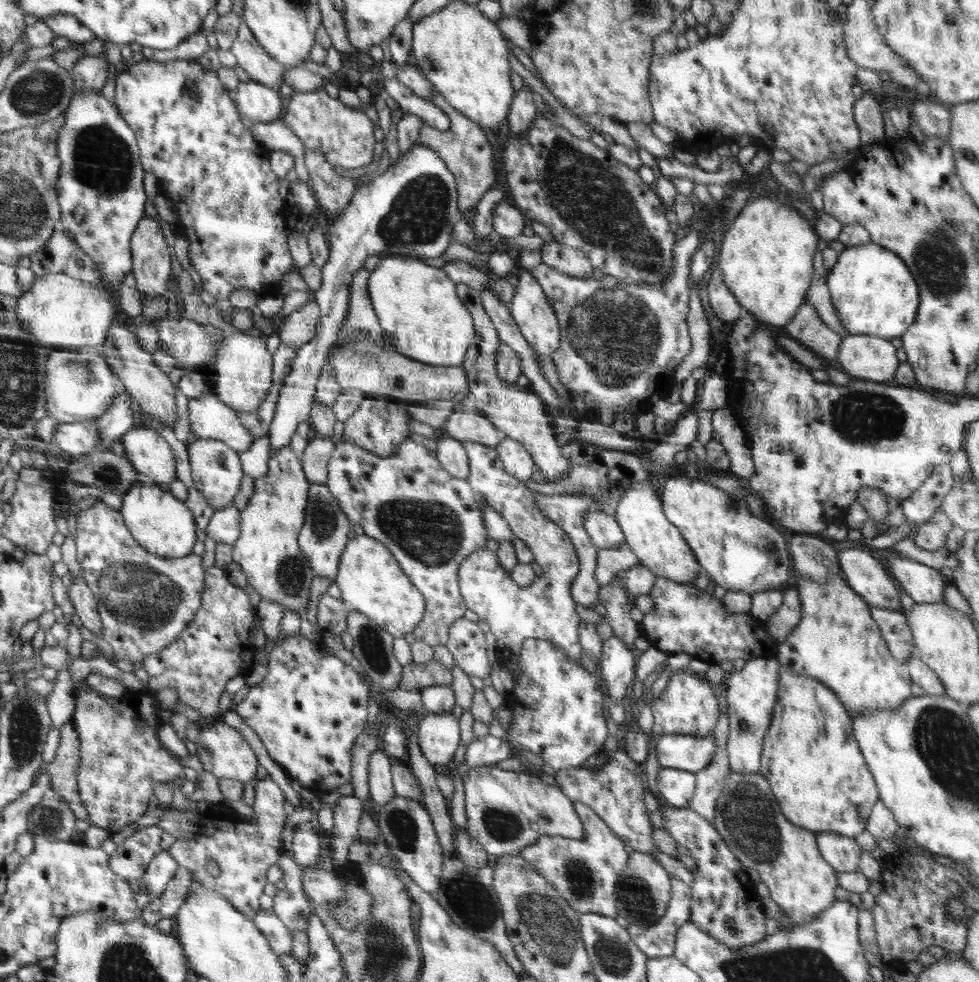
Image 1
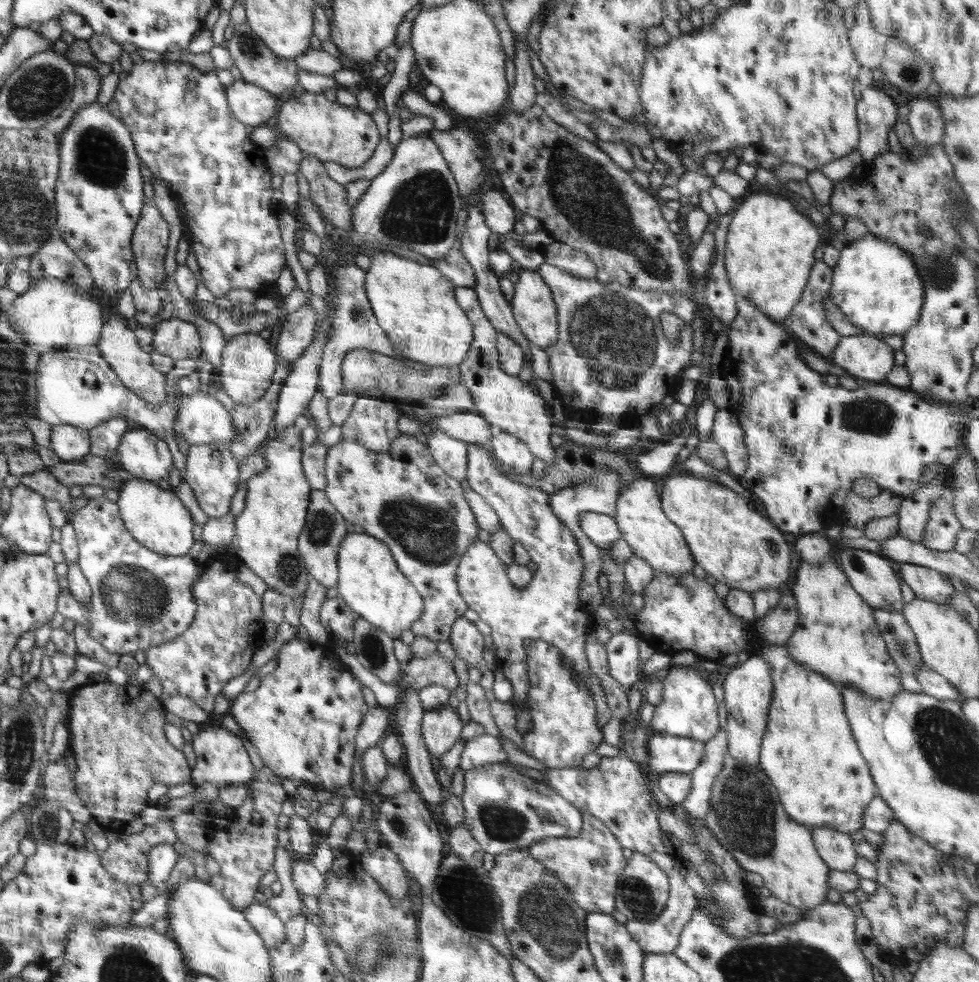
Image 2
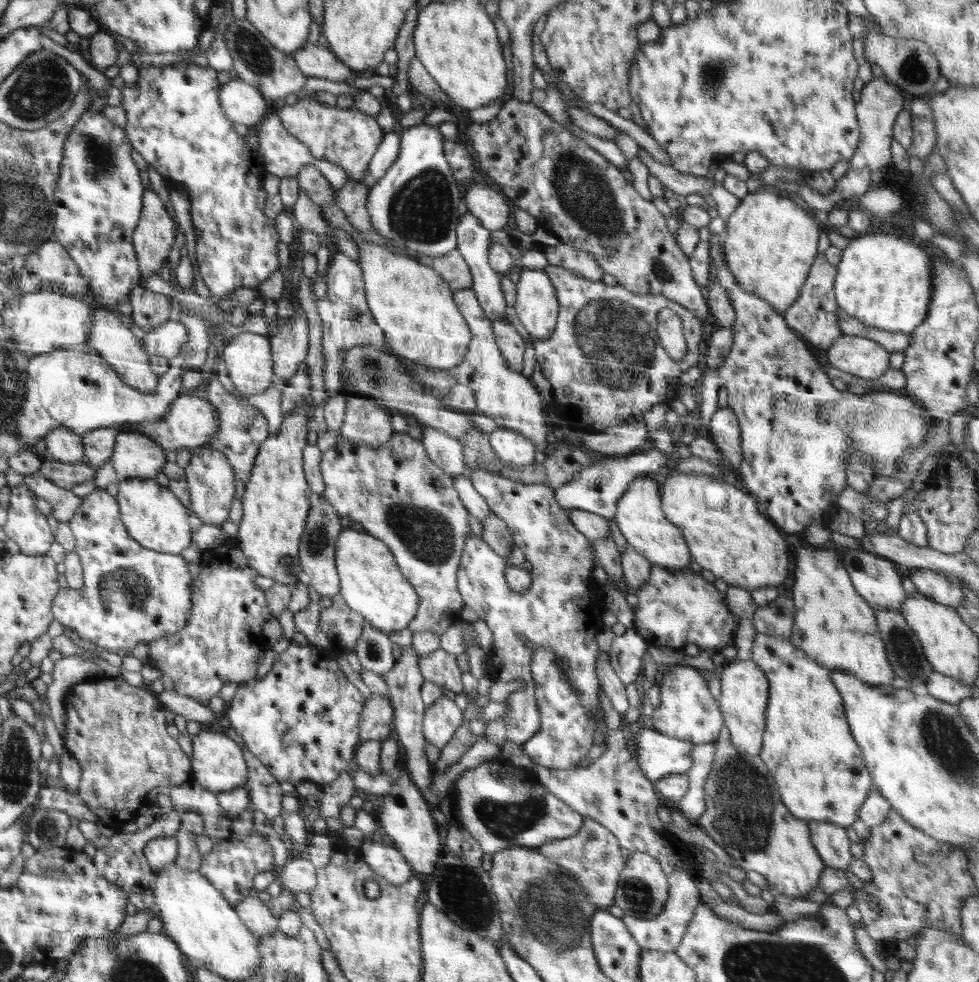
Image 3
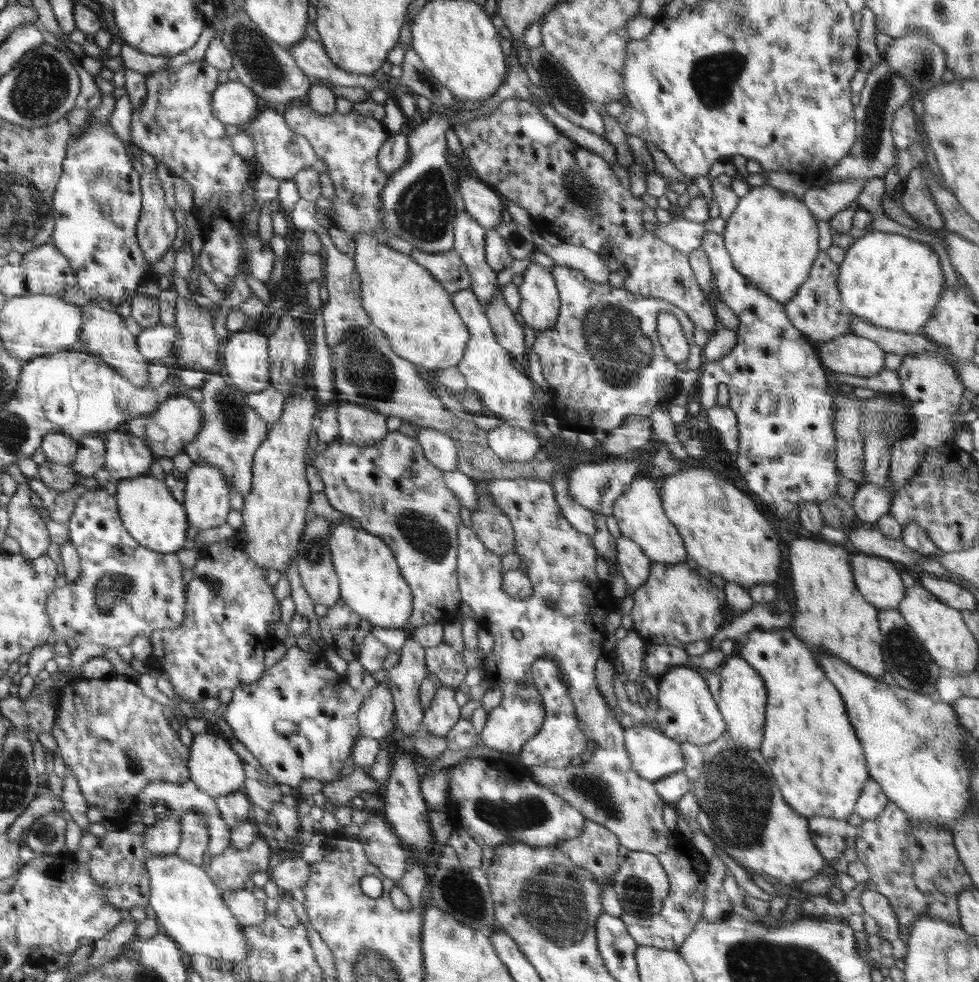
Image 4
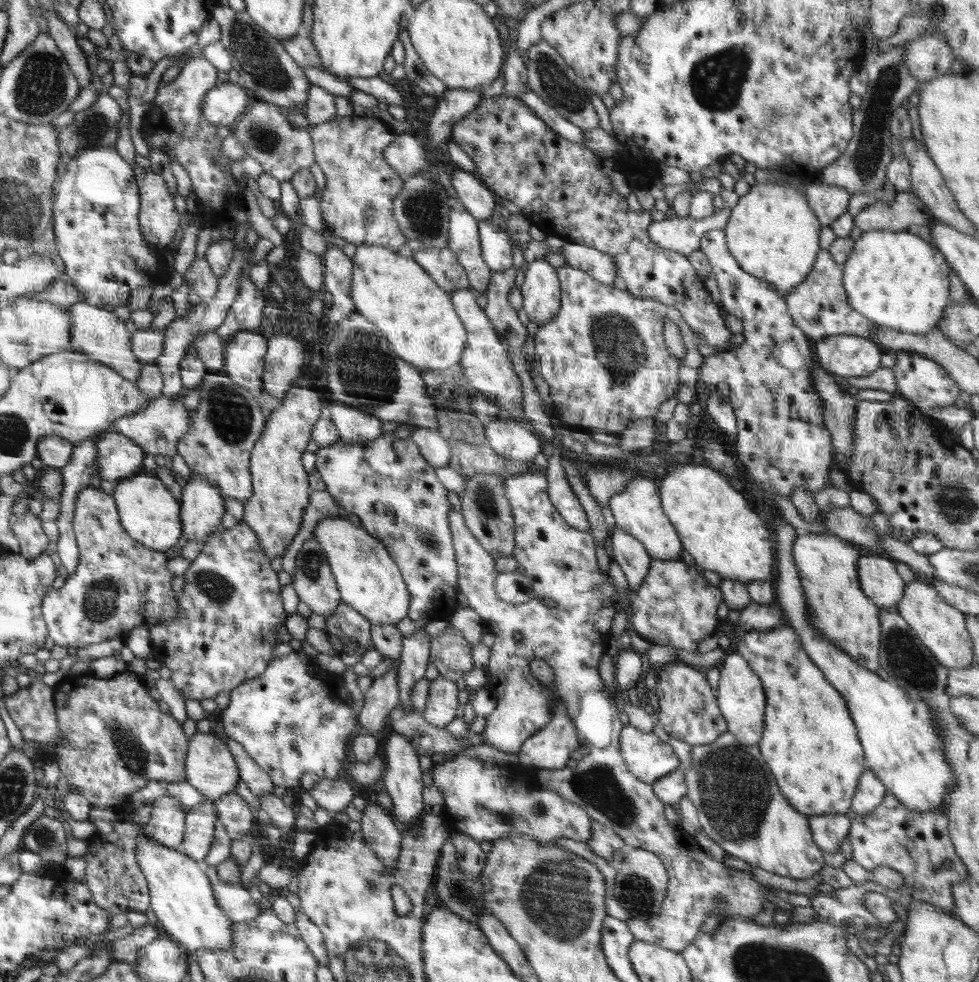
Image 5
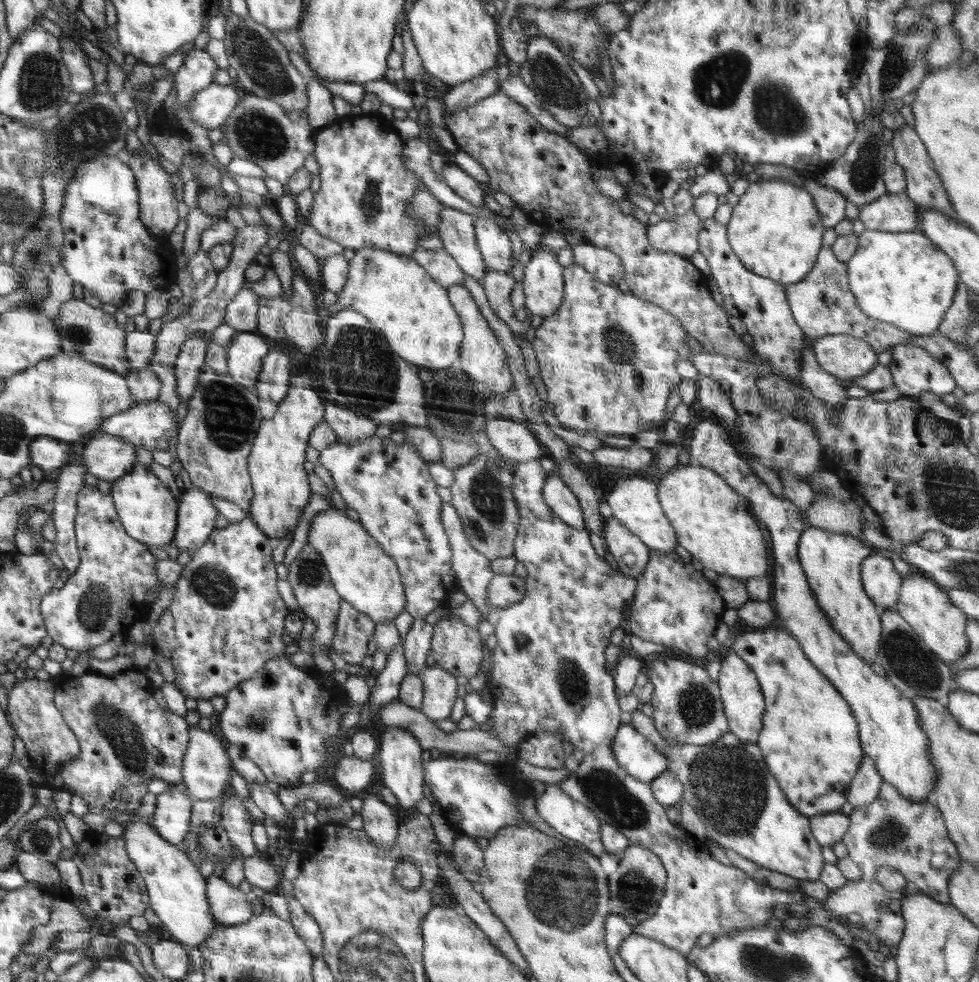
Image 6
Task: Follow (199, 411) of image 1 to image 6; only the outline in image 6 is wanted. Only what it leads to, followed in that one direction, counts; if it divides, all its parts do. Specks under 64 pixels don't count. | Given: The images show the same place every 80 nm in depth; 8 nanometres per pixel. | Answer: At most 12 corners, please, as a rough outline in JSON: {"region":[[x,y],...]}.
{"region":[[154,399],[106,418],[98,433],[168,451],[177,412]]}

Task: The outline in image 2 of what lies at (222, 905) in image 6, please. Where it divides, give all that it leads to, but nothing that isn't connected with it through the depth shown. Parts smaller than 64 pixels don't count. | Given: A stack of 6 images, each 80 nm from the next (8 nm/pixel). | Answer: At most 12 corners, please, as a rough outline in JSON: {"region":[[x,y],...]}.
{"region":[[266,902],[241,911],[268,948],[288,940]]}

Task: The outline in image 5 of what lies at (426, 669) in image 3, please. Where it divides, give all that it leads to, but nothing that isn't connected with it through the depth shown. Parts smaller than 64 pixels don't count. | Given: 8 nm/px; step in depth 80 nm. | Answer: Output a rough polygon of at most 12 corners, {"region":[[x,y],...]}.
{"region":[[449,625],[431,639],[429,661],[446,678],[472,670],[471,646]]}

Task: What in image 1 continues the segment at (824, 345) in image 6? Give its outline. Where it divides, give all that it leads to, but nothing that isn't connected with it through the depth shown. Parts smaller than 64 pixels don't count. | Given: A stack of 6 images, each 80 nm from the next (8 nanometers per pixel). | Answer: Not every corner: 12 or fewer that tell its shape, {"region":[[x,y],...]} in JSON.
{"region":[[848,335],[837,360],[851,378],[892,383],[889,339]]}

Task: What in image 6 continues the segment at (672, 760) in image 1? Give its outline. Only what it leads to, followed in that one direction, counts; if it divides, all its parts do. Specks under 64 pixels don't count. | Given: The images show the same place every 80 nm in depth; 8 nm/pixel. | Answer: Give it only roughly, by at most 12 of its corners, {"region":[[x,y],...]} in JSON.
{"region":[[630,724],[611,749],[618,764],[650,784],[667,756]]}

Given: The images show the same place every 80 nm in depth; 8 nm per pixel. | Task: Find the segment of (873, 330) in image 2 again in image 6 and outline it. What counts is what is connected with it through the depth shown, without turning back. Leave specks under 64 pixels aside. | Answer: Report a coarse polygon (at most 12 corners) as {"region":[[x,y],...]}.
{"region":[[865,230],[846,266],[857,307],[939,330],[960,280],[918,230]]}

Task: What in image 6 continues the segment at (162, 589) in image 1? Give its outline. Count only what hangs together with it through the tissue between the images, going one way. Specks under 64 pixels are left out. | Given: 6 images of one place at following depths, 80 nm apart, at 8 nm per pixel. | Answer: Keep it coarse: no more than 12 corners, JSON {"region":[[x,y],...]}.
{"region":[[78,493],[78,569],[41,609],[80,653],[145,619],[161,590],[113,498]]}

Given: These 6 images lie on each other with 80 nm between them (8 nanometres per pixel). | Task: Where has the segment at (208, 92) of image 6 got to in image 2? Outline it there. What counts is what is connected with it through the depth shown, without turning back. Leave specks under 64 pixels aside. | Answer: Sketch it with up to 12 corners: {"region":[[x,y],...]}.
{"region":[[243,80],[226,88],[239,121],[271,123],[278,97]]}

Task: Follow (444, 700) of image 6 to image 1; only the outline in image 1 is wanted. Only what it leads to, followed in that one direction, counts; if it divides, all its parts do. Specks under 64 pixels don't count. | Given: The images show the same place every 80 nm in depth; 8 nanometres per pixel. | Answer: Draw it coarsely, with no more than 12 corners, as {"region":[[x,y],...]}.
{"region":[[452,713],[419,720],[420,750],[446,769],[460,740]]}

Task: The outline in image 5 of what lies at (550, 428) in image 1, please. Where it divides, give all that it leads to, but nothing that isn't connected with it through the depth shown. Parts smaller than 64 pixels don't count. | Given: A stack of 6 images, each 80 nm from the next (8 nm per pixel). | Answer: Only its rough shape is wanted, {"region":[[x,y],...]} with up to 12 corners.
{"region":[[475,292],[450,295],[467,334],[459,362],[499,410],[523,414],[522,381]]}

